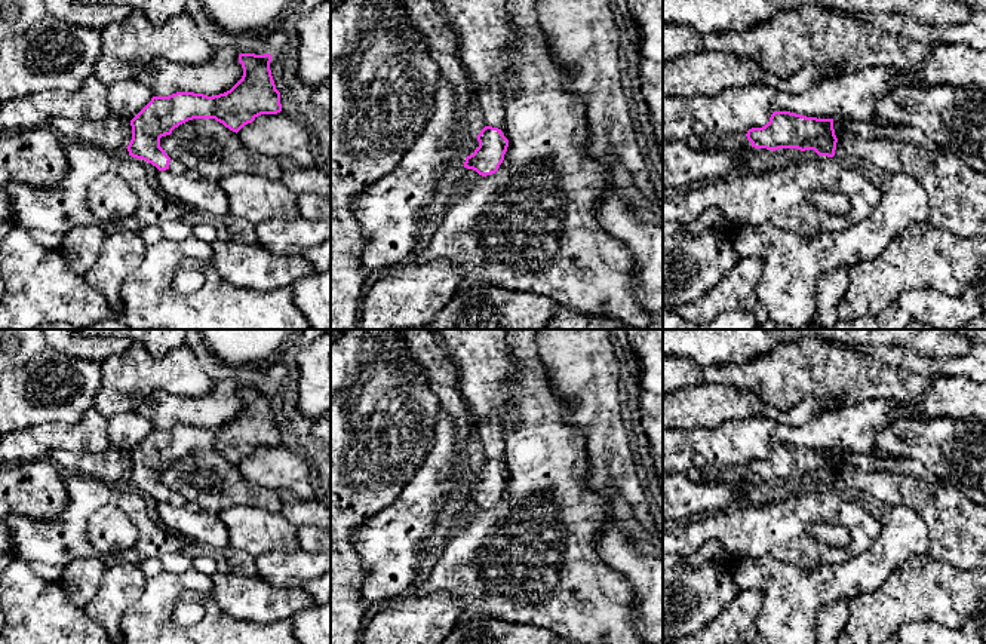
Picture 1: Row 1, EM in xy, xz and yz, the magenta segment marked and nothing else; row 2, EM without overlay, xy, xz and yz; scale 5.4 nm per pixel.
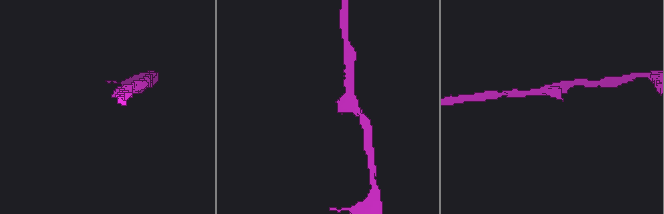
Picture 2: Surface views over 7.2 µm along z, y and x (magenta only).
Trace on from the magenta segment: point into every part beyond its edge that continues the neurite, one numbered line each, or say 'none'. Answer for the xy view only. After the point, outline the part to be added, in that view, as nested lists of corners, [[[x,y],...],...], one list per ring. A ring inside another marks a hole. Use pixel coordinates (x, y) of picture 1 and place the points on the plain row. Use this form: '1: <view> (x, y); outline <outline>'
none

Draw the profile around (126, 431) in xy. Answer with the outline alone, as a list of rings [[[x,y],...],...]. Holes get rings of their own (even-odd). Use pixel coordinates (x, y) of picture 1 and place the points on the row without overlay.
[[[136,411],[116,414],[108,418],[110,445],[132,453],[153,429],[153,424]]]

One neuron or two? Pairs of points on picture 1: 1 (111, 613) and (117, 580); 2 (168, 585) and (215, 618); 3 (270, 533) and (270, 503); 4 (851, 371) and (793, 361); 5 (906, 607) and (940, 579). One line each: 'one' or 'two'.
1: one
2: one
3: two
4: one
5: one

